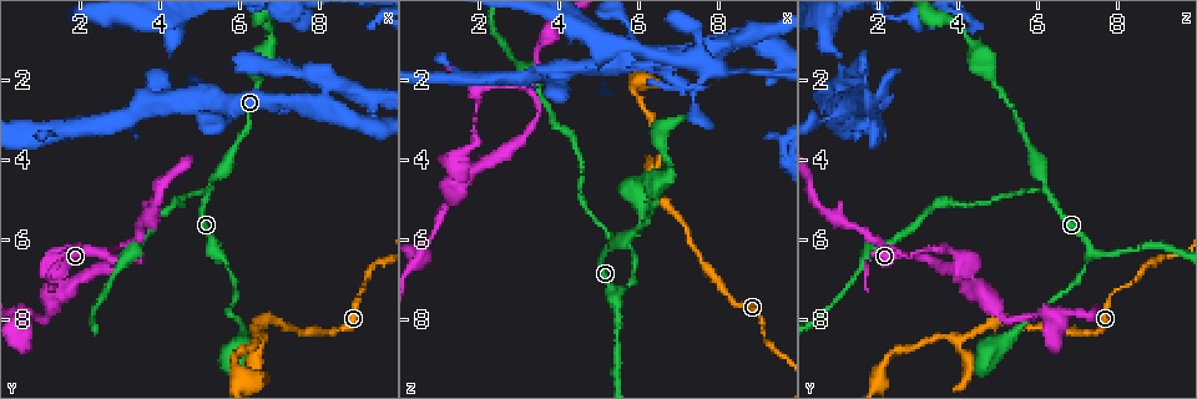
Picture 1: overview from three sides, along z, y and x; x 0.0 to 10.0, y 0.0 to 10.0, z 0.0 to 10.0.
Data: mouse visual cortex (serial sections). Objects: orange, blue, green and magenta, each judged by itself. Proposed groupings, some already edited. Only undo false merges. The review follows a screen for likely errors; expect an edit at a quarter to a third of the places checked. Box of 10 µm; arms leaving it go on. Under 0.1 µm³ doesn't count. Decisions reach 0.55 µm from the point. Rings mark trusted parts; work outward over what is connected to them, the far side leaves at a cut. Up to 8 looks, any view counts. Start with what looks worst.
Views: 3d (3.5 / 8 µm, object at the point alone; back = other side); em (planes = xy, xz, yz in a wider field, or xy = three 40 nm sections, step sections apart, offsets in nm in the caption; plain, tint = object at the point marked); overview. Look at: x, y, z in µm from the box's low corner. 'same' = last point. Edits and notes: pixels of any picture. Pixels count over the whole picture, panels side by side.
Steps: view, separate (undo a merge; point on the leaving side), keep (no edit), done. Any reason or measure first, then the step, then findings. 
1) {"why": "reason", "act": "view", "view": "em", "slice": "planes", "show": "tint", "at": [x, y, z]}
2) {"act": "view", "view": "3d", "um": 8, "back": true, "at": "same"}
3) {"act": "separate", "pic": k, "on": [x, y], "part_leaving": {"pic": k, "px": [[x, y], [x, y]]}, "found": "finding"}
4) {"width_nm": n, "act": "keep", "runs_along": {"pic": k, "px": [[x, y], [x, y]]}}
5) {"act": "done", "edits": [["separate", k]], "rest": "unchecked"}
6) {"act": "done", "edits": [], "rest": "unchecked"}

{"why": "abrupt turn", "act": "view", "view": "3d", "um": 3.5, "at": [5.35, 4.75, 6.15]}

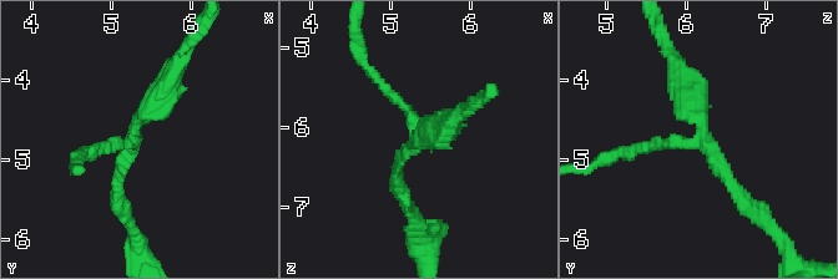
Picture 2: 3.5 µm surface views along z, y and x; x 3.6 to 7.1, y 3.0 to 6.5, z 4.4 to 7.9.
{"act": "view", "view": "em", "slice": "planes", "show": "tint", "at": [5.35, 4.75, 6.15]}

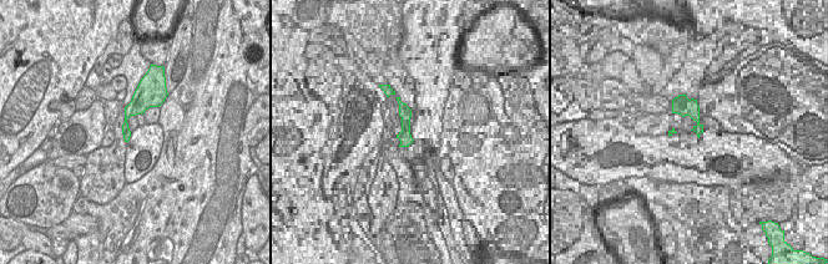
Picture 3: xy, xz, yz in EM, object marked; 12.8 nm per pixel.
{"width_nm": 120, "act": "separate", "pic": 2, "on": [392, 95], "part_leaving": {"pic": 2, "px": [[415, 126], [362, 65], [357, 40]]}, "found": "two cells meet here"}

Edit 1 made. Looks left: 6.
{"why": "sharp bend", "act": "view", "view": "em", "slice": "xy", "step": 3, "show": "tint", "at": [3.20, 6.20, 2.15]}

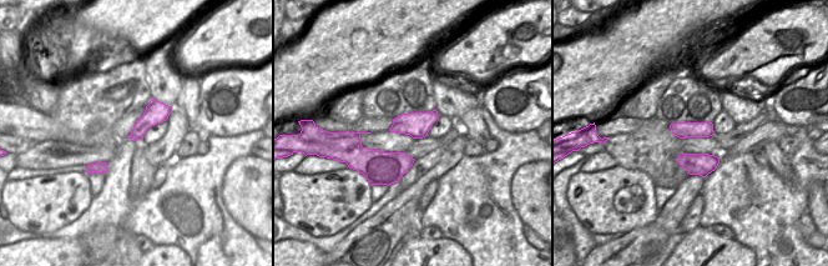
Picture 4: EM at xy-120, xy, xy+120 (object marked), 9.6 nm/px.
{"act": "view", "view": "3d", "um": 3.5, "at": "same"}

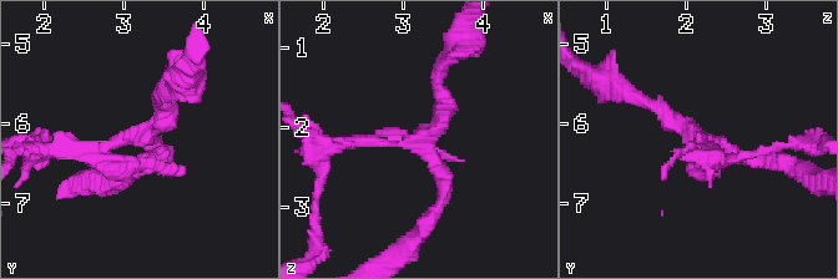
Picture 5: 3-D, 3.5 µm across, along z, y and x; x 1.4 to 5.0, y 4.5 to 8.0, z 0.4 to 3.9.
{"width_nm": 240, "act": "keep", "runs_along": {"pic": 5, "px": [[342, 141], [422, 138], [444, 112], [437, 77]]}, "found": "all the same cell"}

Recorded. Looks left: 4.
{"why": "abrupt turn", "act": "view", "view": "3d", "um": 3.5, "at": [5.90, 9.25, 2.10]}

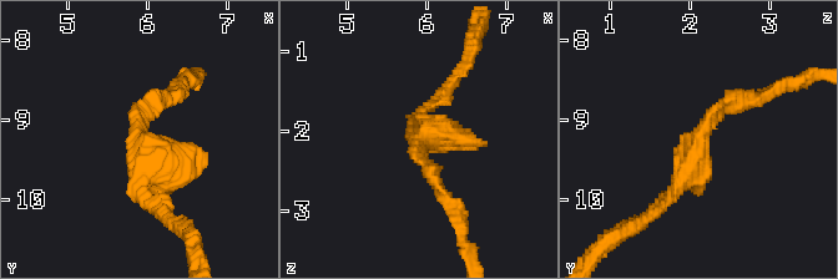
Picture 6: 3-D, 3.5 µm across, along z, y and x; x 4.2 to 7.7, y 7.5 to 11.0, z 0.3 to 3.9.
{"act": "view", "view": "em", "slice": "xy", "step": 3, "show": "tint", "at": [5.95, 9.20, 2.15]}

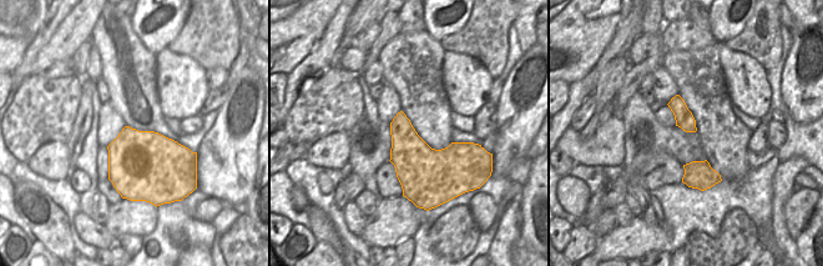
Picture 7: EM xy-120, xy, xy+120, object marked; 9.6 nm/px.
{"width_nm": 400, "act": "keep", "runs_along": {"pic": 6, "px": [[758, 100], [730, 100], [662, 196]]}, "found": "continuous, no second cell"}

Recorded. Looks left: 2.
{"why": "sharp bend", "act": "view", "view": "em", "slice": "xy", "step": 1, "show": "tint", "at": [1.45, 7.05, 4.40]}

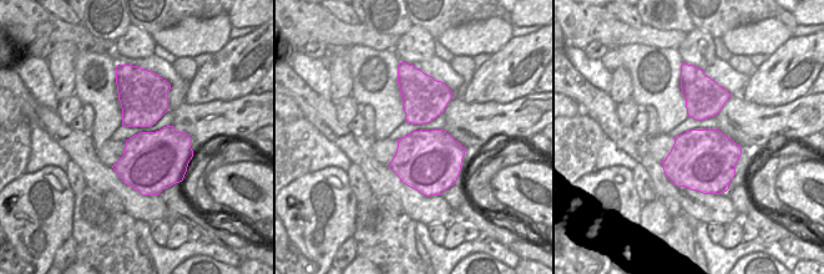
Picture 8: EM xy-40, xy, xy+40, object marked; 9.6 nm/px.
{"why": "see where the arms go", "act": "view", "view": "3d", "um": 3.5, "at": "same"}

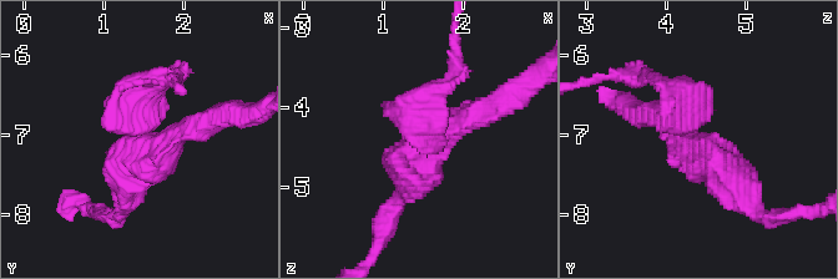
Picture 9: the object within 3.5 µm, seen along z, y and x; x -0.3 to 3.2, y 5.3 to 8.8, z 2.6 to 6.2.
{"act": "keep", "runs_along": {"pic": 9, "px": [[655, 76], [693, 104], [747, 203]]}, "found": "one cell here"}

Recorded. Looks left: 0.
{"act": "done", "edits": [["separate", 2]], "rest": "unchecked"}

